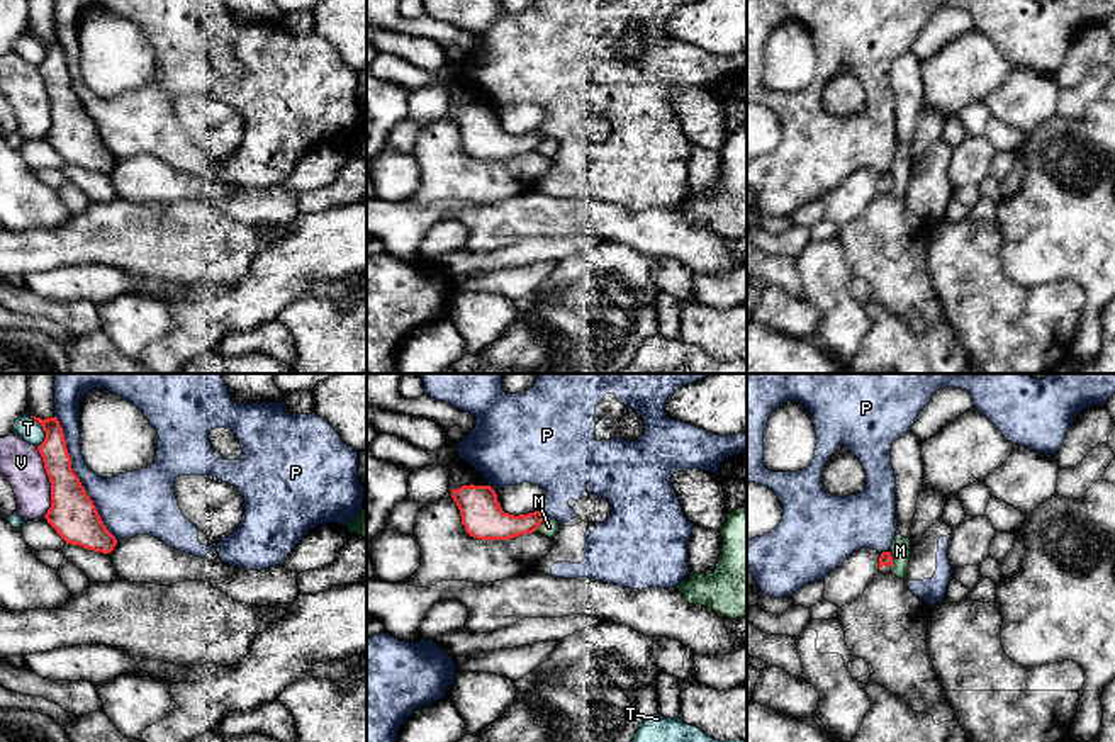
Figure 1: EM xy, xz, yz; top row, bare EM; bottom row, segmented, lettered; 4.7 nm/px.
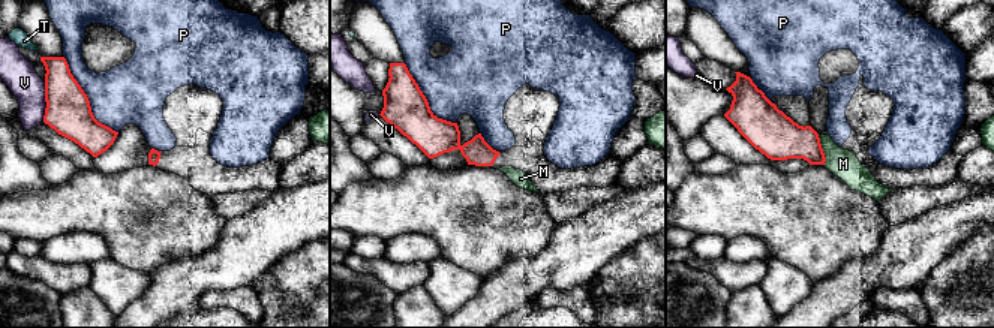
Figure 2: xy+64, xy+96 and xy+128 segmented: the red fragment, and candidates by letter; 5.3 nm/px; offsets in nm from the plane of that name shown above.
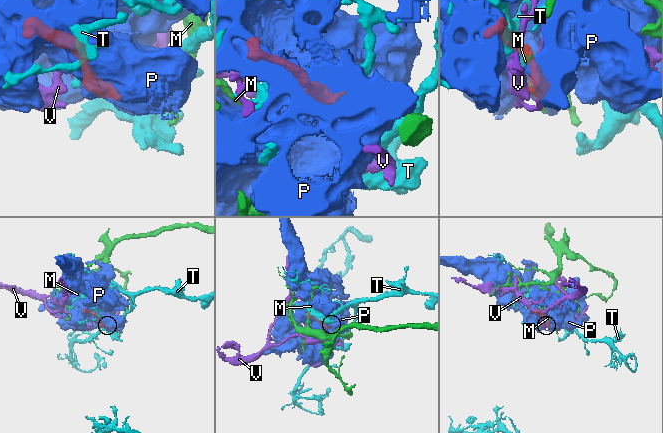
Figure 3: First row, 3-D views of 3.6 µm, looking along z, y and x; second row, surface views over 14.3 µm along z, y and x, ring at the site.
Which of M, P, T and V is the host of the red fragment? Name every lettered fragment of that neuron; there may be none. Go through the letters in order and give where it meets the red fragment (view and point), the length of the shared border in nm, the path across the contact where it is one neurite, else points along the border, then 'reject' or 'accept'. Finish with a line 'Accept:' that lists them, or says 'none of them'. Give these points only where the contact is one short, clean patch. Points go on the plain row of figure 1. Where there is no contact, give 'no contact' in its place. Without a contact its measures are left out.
M: meets red in yz at (891, 179); contact 80 nm long; reject
P: meets red in xy at (78, 99); contact 650 nm long; reject
T: meets red in xy at (44, 50); contact 160 nm long; reject
V: meets red in xy at (50, 101); contact 340 nm long; border along xy (36, 67), (50, 102), (51, 126), (44, 136); reject
Accept: none of them

